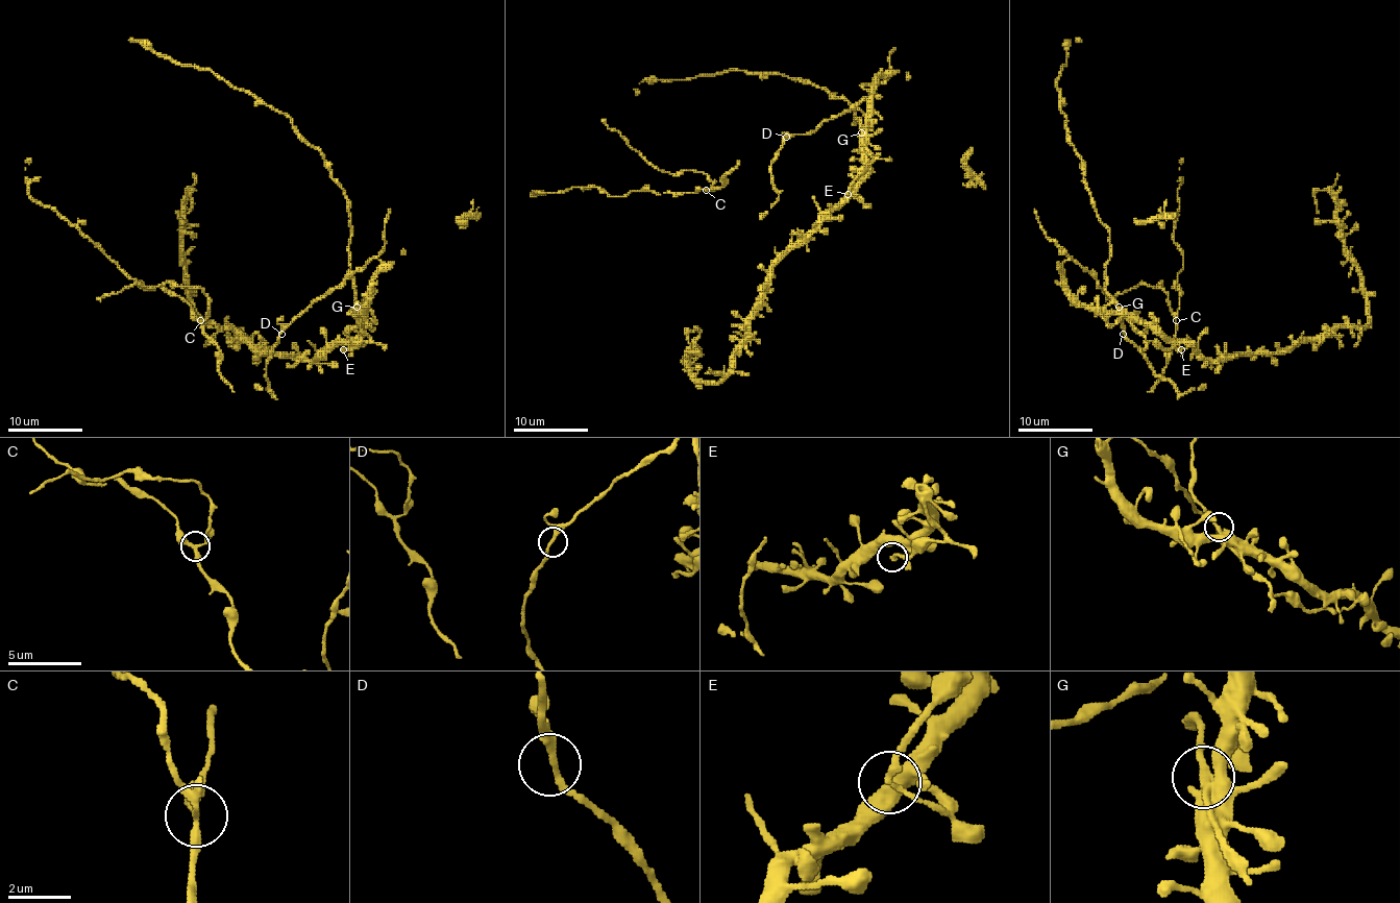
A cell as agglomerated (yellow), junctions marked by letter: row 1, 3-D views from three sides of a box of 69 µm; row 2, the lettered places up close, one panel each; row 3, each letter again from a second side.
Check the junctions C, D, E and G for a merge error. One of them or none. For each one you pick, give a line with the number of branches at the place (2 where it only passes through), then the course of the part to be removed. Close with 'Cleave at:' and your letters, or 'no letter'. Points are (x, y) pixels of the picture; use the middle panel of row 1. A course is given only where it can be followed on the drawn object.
C: branches 3; course (705, 189), (711, 189), (713, 181), (702, 172), (681, 170), (669, 174), (655, 168), (602, 119)
Cleave at: C

